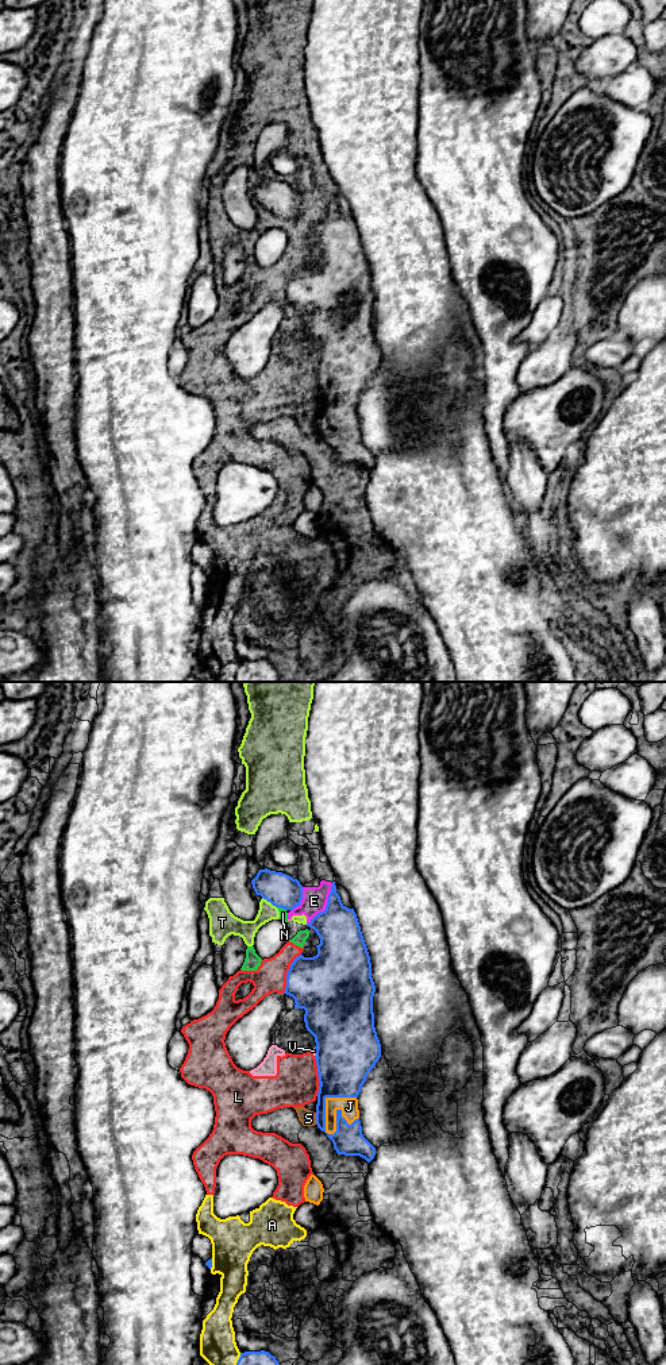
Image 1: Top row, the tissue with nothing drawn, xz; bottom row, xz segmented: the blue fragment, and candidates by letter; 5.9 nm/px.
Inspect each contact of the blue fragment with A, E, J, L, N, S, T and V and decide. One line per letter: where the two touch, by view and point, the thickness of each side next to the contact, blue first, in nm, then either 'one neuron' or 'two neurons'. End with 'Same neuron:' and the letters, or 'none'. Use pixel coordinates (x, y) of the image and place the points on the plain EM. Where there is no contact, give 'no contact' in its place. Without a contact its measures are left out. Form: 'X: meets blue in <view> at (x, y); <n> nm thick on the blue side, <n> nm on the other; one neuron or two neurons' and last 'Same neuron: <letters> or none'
A: meets blue in xz at (237, 671); 260 nm thick on the blue side, 220 nm on the other; two neurons
E: meets blue in xz at (327, 213); 260 nm thick on the blue side, 150 nm on the other; two neurons
J: meets blue in xz at (324, 411); 300 nm thick on the blue side, 110 nm on the other; one neuron
L: meets blue in xz at (287, 282); 380 nm thick on the blue side, 190 nm on the other; two neurons
N: meets blue in xz at (281, 216); 200 nm thick on the blue side, 50 nm on the other; two neurons
S: meets blue in xz at (316, 427); 190 nm thick on the blue side, 100 nm on the other; two neurons
T: meets blue in xz at (269, 209); 200 nm thick on the blue side, 110 nm on the other; two neurons
V: meets blue in xz at (316, 361); 400 nm thick on the blue side, 30 nm on the other; two neurons
Same neuron: J

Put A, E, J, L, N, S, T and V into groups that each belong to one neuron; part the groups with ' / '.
A E L N S T V / J

